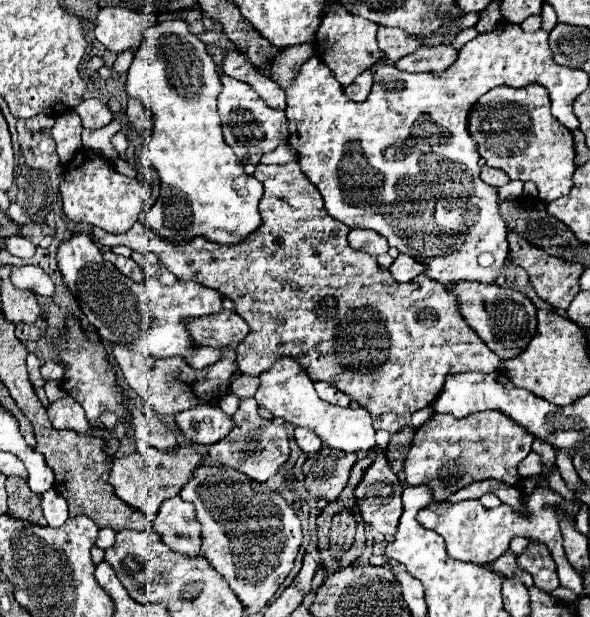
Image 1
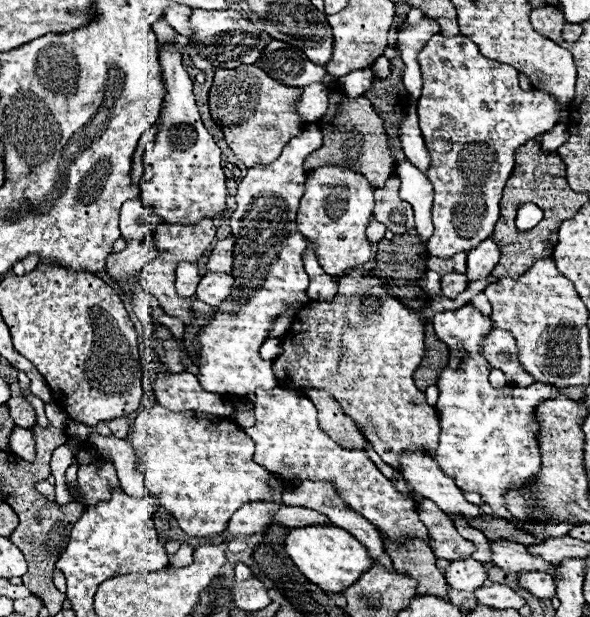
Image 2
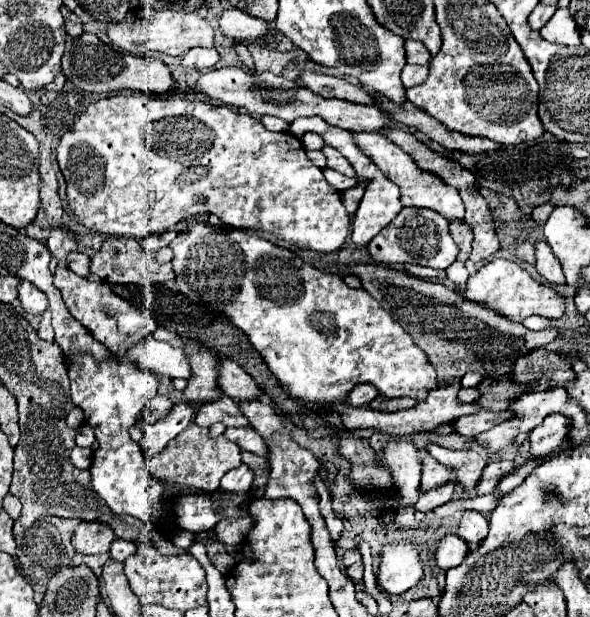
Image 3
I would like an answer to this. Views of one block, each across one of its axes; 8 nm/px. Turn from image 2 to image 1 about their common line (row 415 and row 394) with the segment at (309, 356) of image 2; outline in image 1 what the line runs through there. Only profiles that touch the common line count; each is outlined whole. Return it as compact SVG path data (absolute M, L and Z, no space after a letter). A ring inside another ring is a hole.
M296 162L284 166L258 164L254 178L264 184L260 198L262 224L244 242L234 246L218 246L202 236L184 244L166 242L142 222L136 222L132 230L120 236L94 228L92 238L108 248L124 244L136 252L154 252L180 282L194 280L230 298L238 316L250 326L248 336L236 346L236 360L244 374L260 376L278 360L292 358L306 370L310 380L324 380L366 408L376 430L394 434L408 426L416 410L434 402L448 374L474 370L488 374L500 370L500 358L460 320L456 300L442 284L430 280L426 274L410 282L396 282L388 270L378 266L376 258L348 246L346 236L350 228L326 214L320 192L308 182Z

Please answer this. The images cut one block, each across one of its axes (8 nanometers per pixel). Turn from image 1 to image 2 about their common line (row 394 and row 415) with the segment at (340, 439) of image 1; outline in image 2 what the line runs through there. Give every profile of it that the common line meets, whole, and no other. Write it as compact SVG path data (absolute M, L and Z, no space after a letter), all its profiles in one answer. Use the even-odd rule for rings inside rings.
M286 388L256 390L254 402L256 424L246 428L246 434L256 442L254 462L264 466L268 472L278 474L288 486L304 480L332 480L340 498L350 504L354 512L366 516L378 530L390 534L394 540L402 540L408 532L418 532L418 538L428 542L428 532L418 518L416 502L398 494L392 482L374 466L364 450L348 450L336 444L318 424L316 406Z

